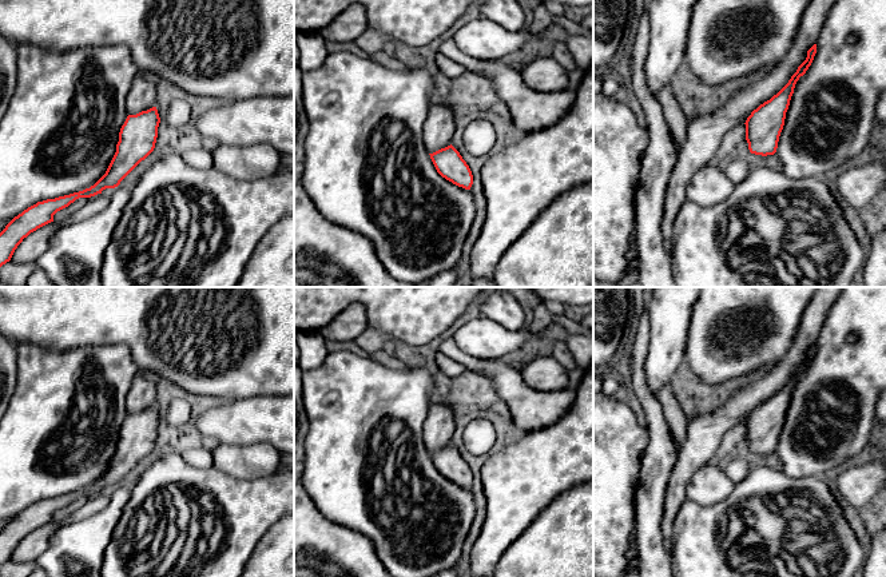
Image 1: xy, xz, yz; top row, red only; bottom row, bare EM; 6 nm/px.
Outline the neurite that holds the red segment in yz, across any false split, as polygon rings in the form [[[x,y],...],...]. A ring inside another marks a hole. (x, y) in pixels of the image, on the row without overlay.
[[[818,287],[802,315],[802,322],[788,353],[774,363],[763,377],[748,382],[742,390],[732,394],[723,406],[688,421],[687,435],[678,451],[678,458],[668,477],[668,485],[664,493],[664,513],[661,521],[664,542],[672,541],[674,521],[687,498],[686,490],[691,477],[696,470],[711,463],[723,435],[731,427],[742,422],[746,423],[746,439],[751,453],[767,455],[776,451],[795,383],[814,359],[821,327],[841,291],[842,287]]]

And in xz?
[[[432,399],[422,425],[425,447],[442,477],[458,486],[470,489],[473,474],[460,451],[452,445],[453,433],[453,407]]]

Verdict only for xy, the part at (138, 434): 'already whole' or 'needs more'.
needs more

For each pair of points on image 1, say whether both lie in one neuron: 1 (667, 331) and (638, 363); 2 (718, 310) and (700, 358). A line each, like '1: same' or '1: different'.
1: different
2: same

